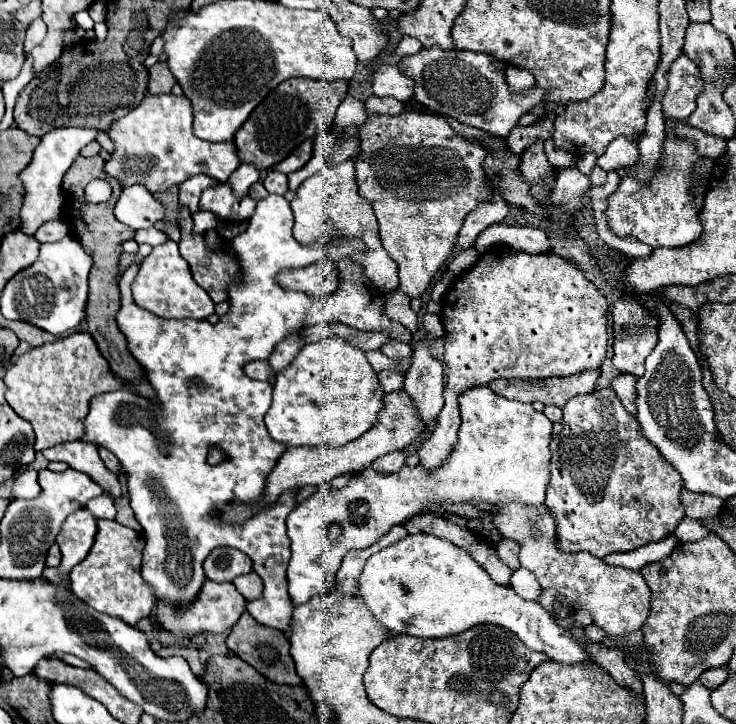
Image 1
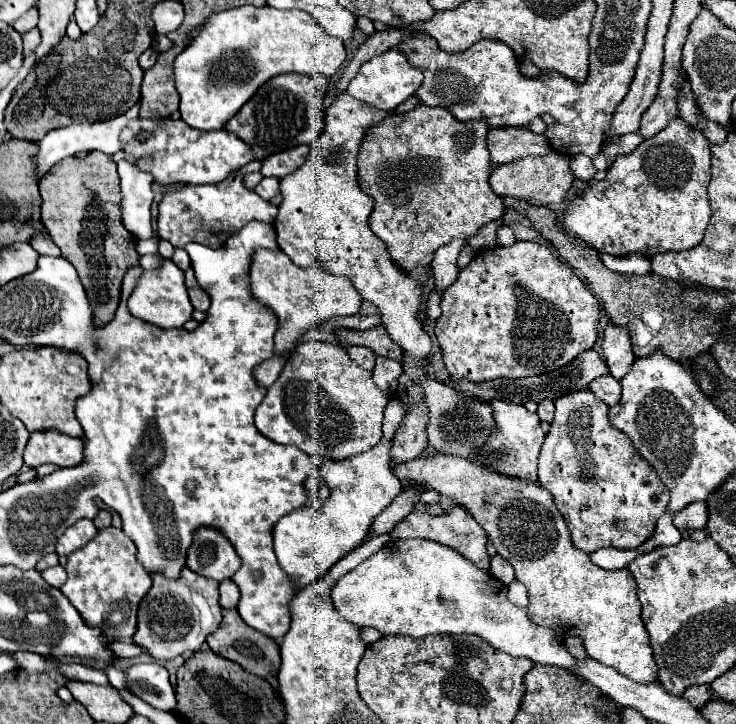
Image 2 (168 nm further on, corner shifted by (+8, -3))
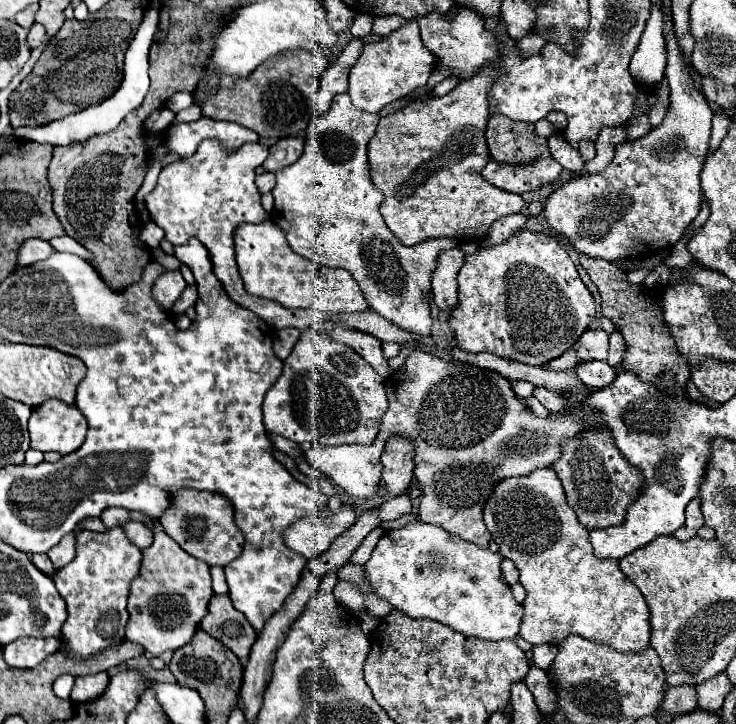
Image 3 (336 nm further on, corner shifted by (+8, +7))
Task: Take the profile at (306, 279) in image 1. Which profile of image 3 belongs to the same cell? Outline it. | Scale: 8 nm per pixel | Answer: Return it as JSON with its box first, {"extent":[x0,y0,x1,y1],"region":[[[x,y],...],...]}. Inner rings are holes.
{"extent":[234,219,368,315],"region":[[[270,219],[258,225],[242,225],[242,229],[234,233],[234,243],[240,277],[246,291],[252,295],[272,299],[289,309],[311,307],[332,315],[368,309],[360,287],[348,271],[316,265],[310,259],[300,257],[290,249],[282,229]]]}

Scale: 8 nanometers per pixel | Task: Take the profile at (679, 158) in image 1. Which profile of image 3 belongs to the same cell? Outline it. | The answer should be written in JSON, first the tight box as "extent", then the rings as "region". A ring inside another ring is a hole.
{"extent":[544,17,712,261],"region":[[[664,17],[664,29],[668,33],[668,65],[666,65],[666,79],[672,89],[670,93],[670,107],[664,121],[654,127],[648,135],[636,141],[624,141],[616,147],[616,155],[612,163],[600,173],[588,173],[572,177],[564,187],[556,189],[546,207],[544,215],[546,221],[558,231],[570,237],[574,249],[590,255],[600,257],[606,261],[616,261],[618,257],[624,259],[640,259],[640,257],[654,257],[656,253],[668,249],[668,245],[676,245],[684,235],[686,227],[694,221],[700,213],[702,205],[702,191],[700,191],[700,171],[704,165],[704,157],[708,153],[708,141],[712,131],[712,111],[704,101],[704,95],[694,89],[694,83],[688,75],[688,69],[682,61],[682,53],[676,45],[672,33],[672,21]]]}

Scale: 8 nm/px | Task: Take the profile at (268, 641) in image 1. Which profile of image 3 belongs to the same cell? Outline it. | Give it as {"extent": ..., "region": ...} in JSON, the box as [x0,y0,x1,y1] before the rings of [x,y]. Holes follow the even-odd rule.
{"extent":[200,595,258,659],"region":[[[214,595],[208,605],[208,615],[200,621],[200,627],[232,649],[240,659],[250,657],[250,649],[258,637],[256,629],[234,609],[228,595]]]}

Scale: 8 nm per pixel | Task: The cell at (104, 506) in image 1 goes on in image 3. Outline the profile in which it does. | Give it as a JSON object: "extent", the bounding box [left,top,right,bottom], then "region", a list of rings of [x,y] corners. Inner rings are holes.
{"extent":[100,507,130,529],"region":[[[112,507],[112,509],[106,509],[102,515],[100,515],[102,523],[110,529],[110,527],[116,527],[116,525],[124,525],[130,517],[128,517],[128,511],[126,509],[120,509],[120,507]]]}

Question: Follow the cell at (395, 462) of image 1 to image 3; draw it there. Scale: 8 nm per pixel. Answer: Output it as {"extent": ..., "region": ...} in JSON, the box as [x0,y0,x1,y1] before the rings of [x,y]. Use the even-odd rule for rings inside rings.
{"extent":[484,467,650,653],"region":[[[542,467],[522,477],[506,477],[494,485],[484,505],[484,523],[500,547],[500,555],[512,559],[520,571],[520,583],[526,589],[524,619],[520,637],[532,645],[560,645],[568,635],[580,635],[588,641],[608,645],[620,653],[642,653],[650,647],[650,611],[640,589],[622,573],[618,559],[598,559],[574,509],[564,499],[564,489],[554,469]]]}

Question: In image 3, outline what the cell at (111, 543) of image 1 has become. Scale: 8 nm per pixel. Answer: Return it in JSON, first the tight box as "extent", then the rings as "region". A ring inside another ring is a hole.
{"extent":[54,527,142,659],"region":[[[114,527],[104,533],[76,533],[76,557],[54,575],[56,589],[68,607],[68,619],[62,633],[62,651],[84,659],[124,639],[130,583],[140,575],[140,561],[142,551],[128,541],[122,527]]]}

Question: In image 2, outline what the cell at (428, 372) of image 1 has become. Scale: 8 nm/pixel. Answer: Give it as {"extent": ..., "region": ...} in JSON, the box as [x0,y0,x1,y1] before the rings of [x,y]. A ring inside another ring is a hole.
{"extent":[226,93,432,467],"region":[[[348,93],[338,95],[330,103],[324,117],[324,133],[312,143],[310,157],[300,169],[280,179],[282,203],[278,205],[278,217],[274,221],[276,227],[250,221],[248,227],[240,229],[226,243],[228,251],[232,251],[232,275],[250,275],[250,261],[256,247],[276,249],[280,245],[280,249],[298,267],[320,267],[332,275],[348,277],[360,297],[378,307],[382,325],[386,327],[388,335],[404,349],[404,357],[408,357],[404,365],[404,375],[400,377],[398,393],[402,401],[410,407],[410,411],[392,439],[390,465],[394,467],[398,463],[422,457],[428,445],[428,407],[424,405],[424,391],[420,387],[426,373],[420,371],[420,361],[430,353],[432,343],[422,327],[418,313],[422,303],[422,287],[430,277],[430,267],[420,265],[404,275],[404,271],[392,261],[386,245],[370,229],[368,217],[374,209],[374,199],[358,187],[356,161],[366,131],[382,121],[386,113],[362,105],[364,103],[352,99]]]}

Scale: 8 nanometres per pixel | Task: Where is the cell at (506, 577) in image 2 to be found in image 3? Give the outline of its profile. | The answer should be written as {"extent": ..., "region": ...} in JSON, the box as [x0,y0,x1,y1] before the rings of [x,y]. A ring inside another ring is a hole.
{"extent":[502,559,518,585],"region":[[[502,559],[502,575],[504,575],[508,585],[518,583],[518,569],[516,569],[516,565],[510,559]]]}

